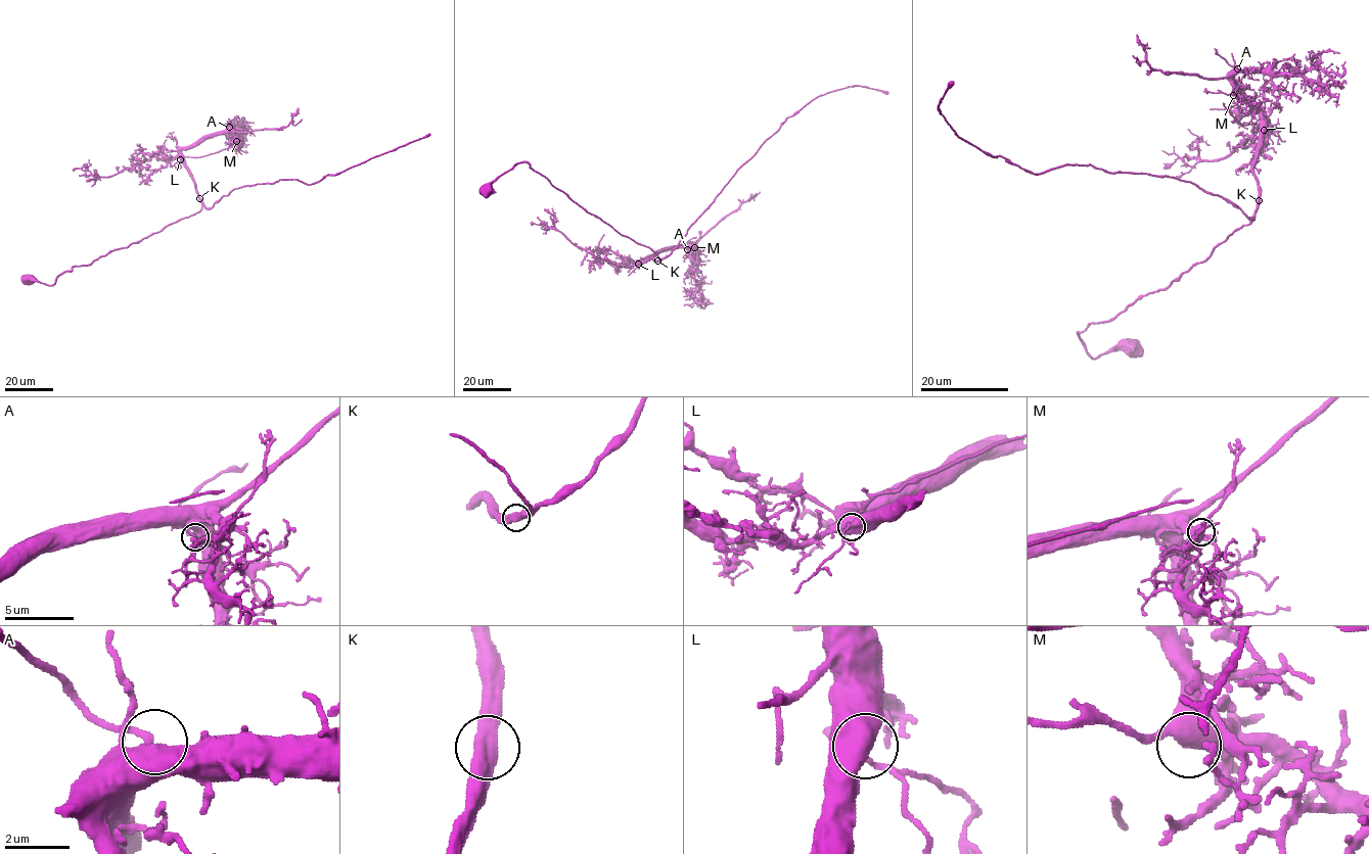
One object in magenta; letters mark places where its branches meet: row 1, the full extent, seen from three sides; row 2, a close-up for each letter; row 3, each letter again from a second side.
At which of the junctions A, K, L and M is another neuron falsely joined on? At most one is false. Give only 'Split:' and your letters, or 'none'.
Split: none

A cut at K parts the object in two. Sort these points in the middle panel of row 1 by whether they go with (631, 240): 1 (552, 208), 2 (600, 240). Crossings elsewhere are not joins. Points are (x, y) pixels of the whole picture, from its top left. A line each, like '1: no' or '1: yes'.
1: no
2: no

